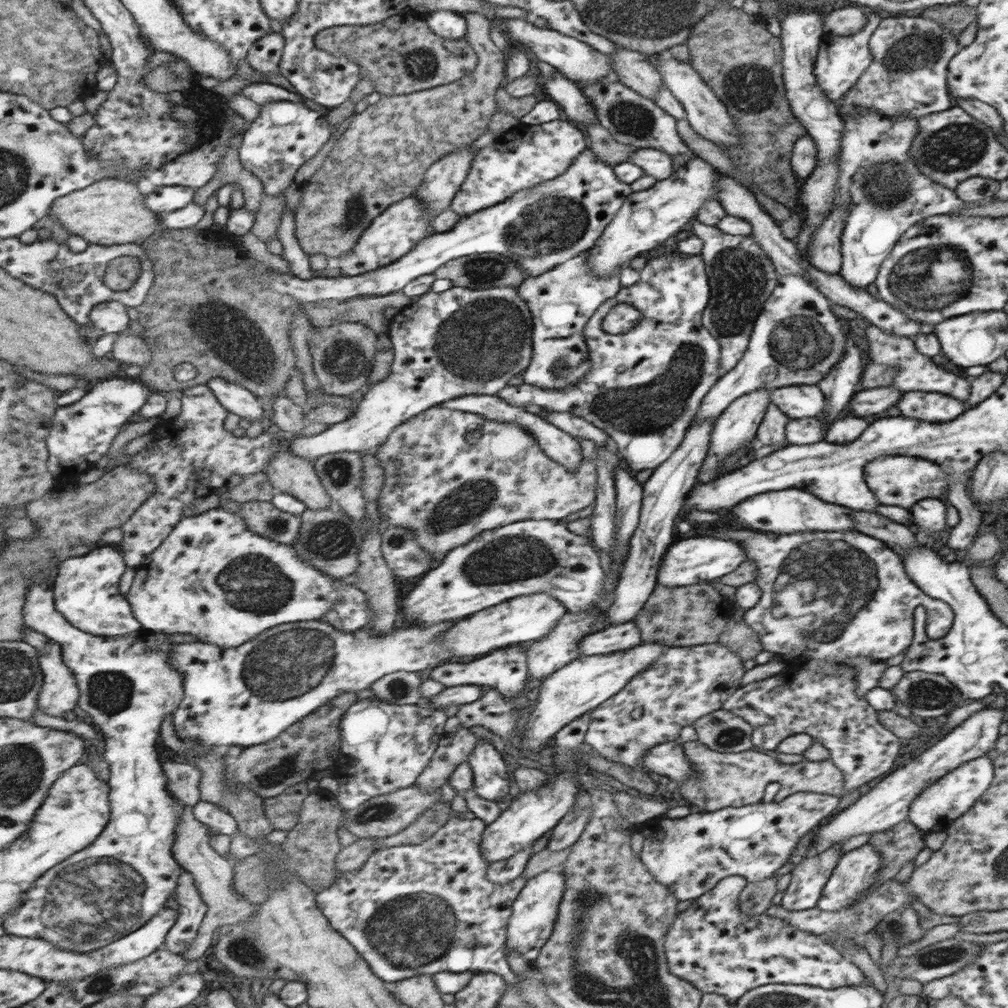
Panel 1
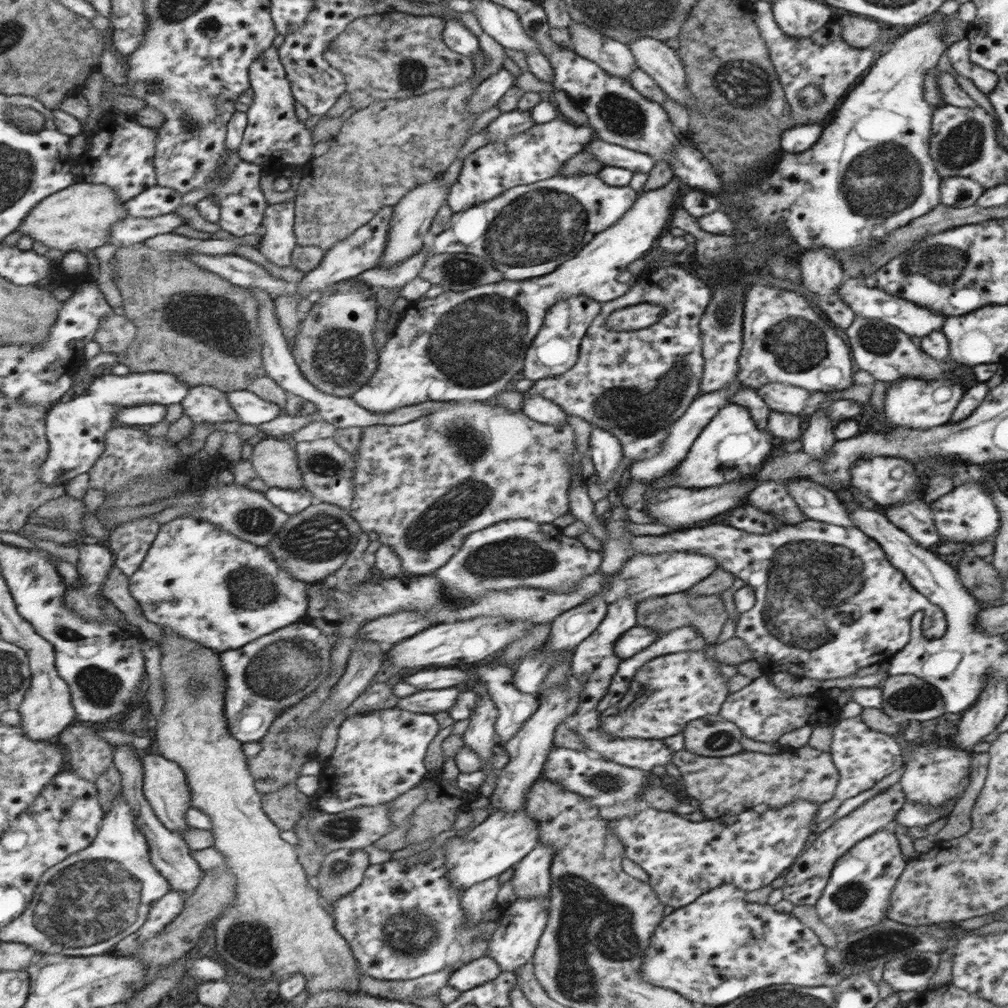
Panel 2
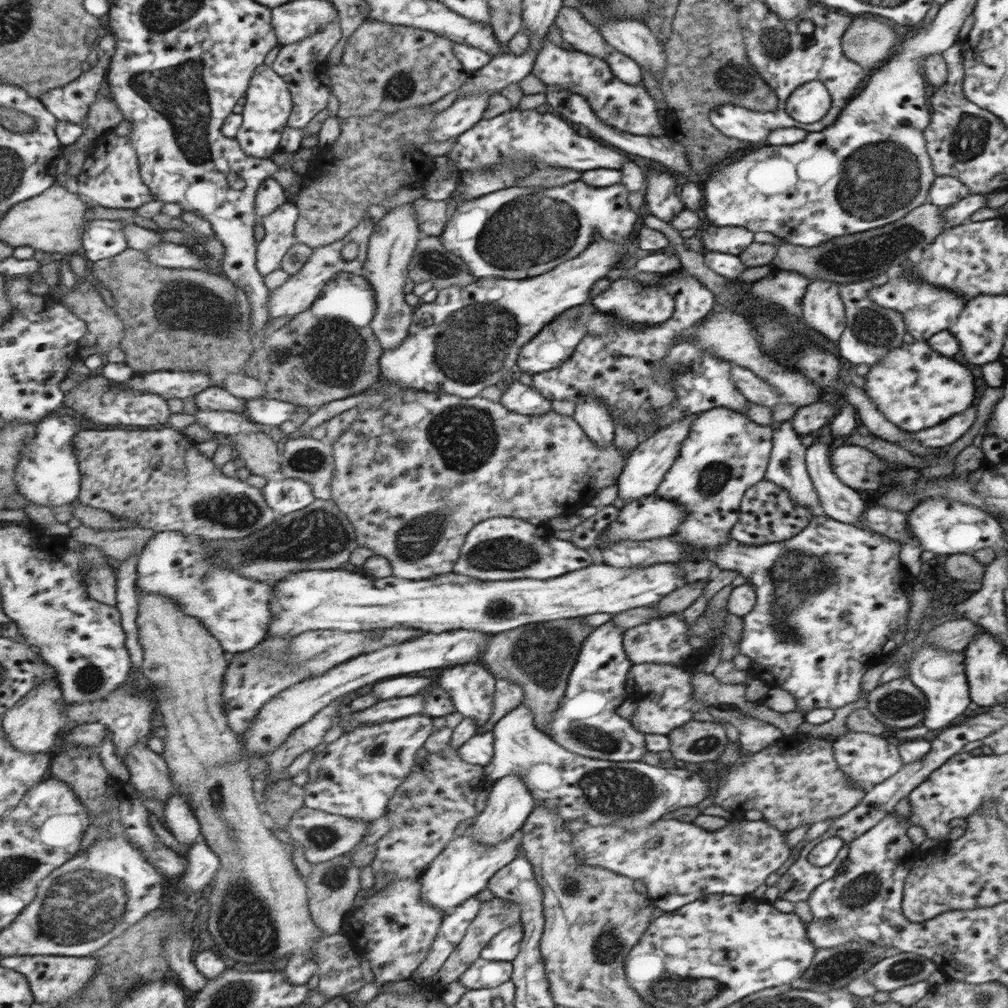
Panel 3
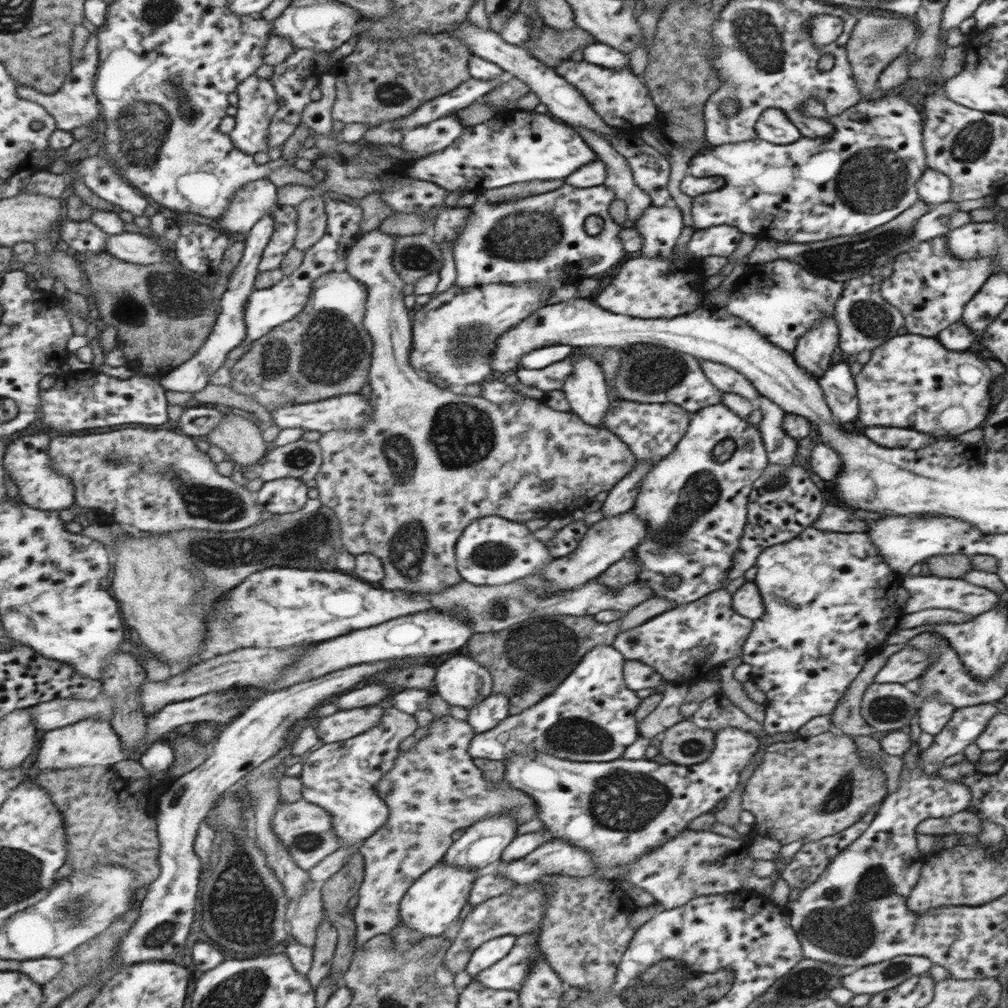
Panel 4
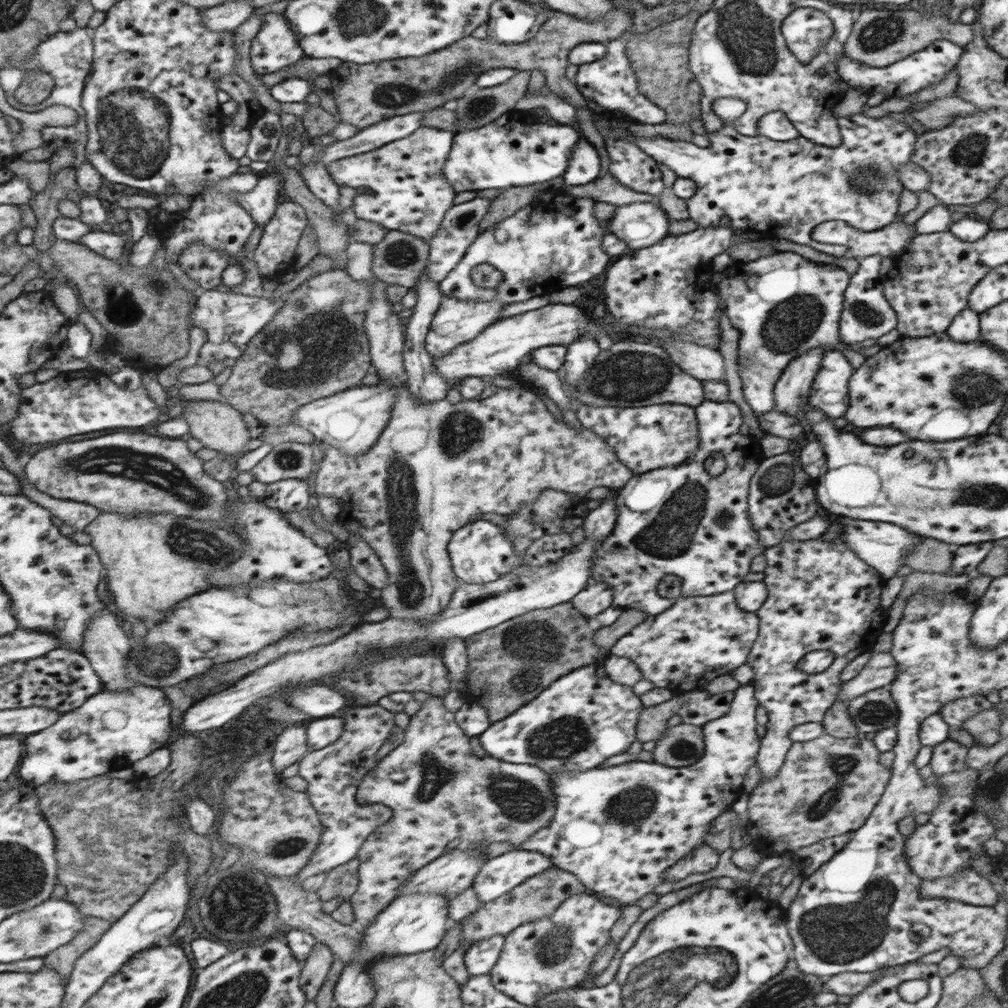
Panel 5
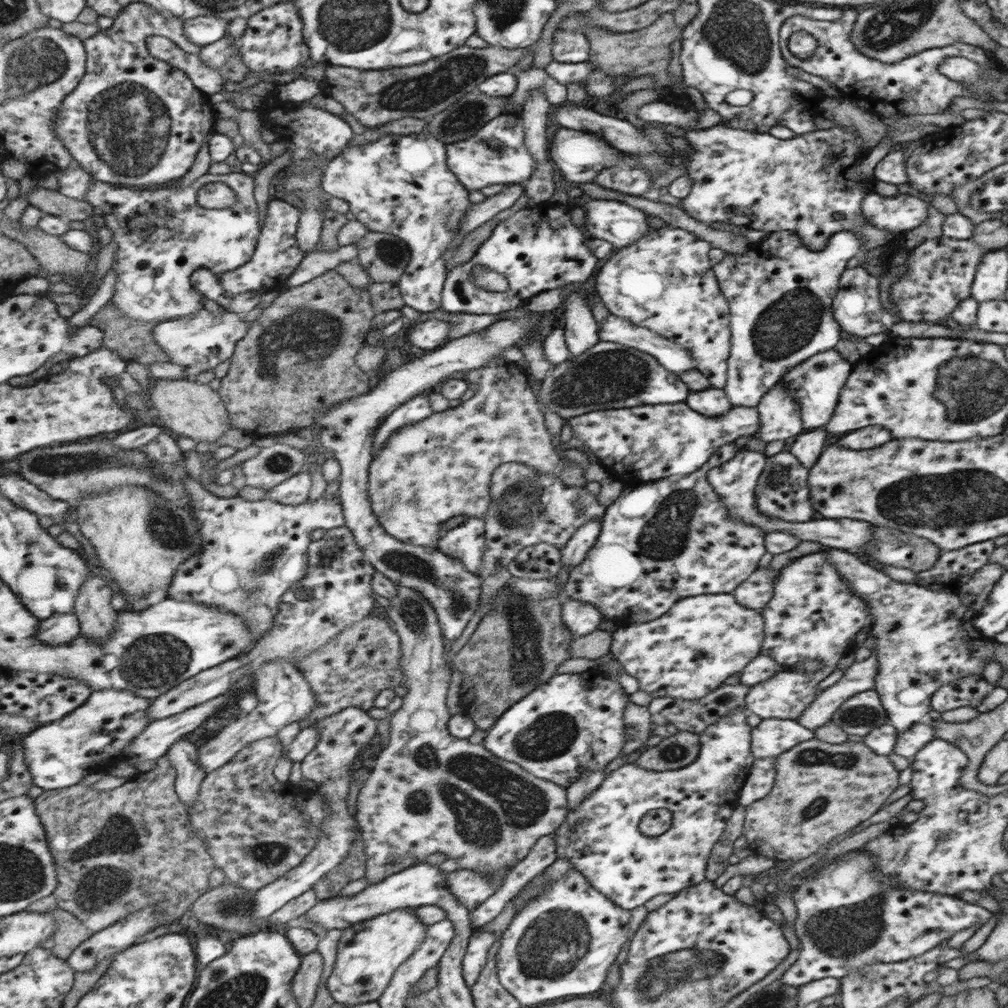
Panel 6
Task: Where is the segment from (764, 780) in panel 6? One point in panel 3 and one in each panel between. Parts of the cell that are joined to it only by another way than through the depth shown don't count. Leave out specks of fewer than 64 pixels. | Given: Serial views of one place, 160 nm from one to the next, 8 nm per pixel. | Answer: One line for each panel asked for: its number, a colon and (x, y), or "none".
3: (817, 646)
4: (830, 600)
5: (821, 596)

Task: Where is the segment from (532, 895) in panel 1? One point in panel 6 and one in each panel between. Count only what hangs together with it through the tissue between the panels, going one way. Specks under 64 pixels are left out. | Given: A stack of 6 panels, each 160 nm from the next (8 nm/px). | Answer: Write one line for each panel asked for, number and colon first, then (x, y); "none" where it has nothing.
2: (512, 943)
3: (505, 945)
4: (486, 954)
5: (481, 956)
6: (474, 958)

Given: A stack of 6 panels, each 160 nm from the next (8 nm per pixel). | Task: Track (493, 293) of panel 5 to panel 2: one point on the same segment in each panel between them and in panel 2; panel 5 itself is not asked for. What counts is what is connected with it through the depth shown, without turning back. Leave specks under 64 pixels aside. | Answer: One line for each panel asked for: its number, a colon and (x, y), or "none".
2: (527, 231)
3: (517, 232)
4: (539, 239)

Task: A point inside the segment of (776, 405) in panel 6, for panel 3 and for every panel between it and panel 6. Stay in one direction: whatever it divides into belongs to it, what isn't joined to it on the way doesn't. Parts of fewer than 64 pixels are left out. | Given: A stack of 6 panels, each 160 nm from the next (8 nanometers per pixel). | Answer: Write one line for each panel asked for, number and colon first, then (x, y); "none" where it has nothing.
3: (822, 310)
4: (814, 348)
5: (791, 389)

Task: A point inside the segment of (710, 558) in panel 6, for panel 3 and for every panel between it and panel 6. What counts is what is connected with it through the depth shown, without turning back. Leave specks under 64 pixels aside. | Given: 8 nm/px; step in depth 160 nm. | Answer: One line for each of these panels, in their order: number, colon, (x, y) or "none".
3: (725, 453)
4: (695, 506)
5: (681, 531)

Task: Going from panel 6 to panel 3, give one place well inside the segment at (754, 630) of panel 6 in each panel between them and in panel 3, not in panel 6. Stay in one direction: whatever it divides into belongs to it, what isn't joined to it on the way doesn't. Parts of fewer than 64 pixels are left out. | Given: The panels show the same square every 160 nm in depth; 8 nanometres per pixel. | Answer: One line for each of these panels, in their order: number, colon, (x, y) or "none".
3: (663, 640)
4: (685, 643)
5: (696, 645)

